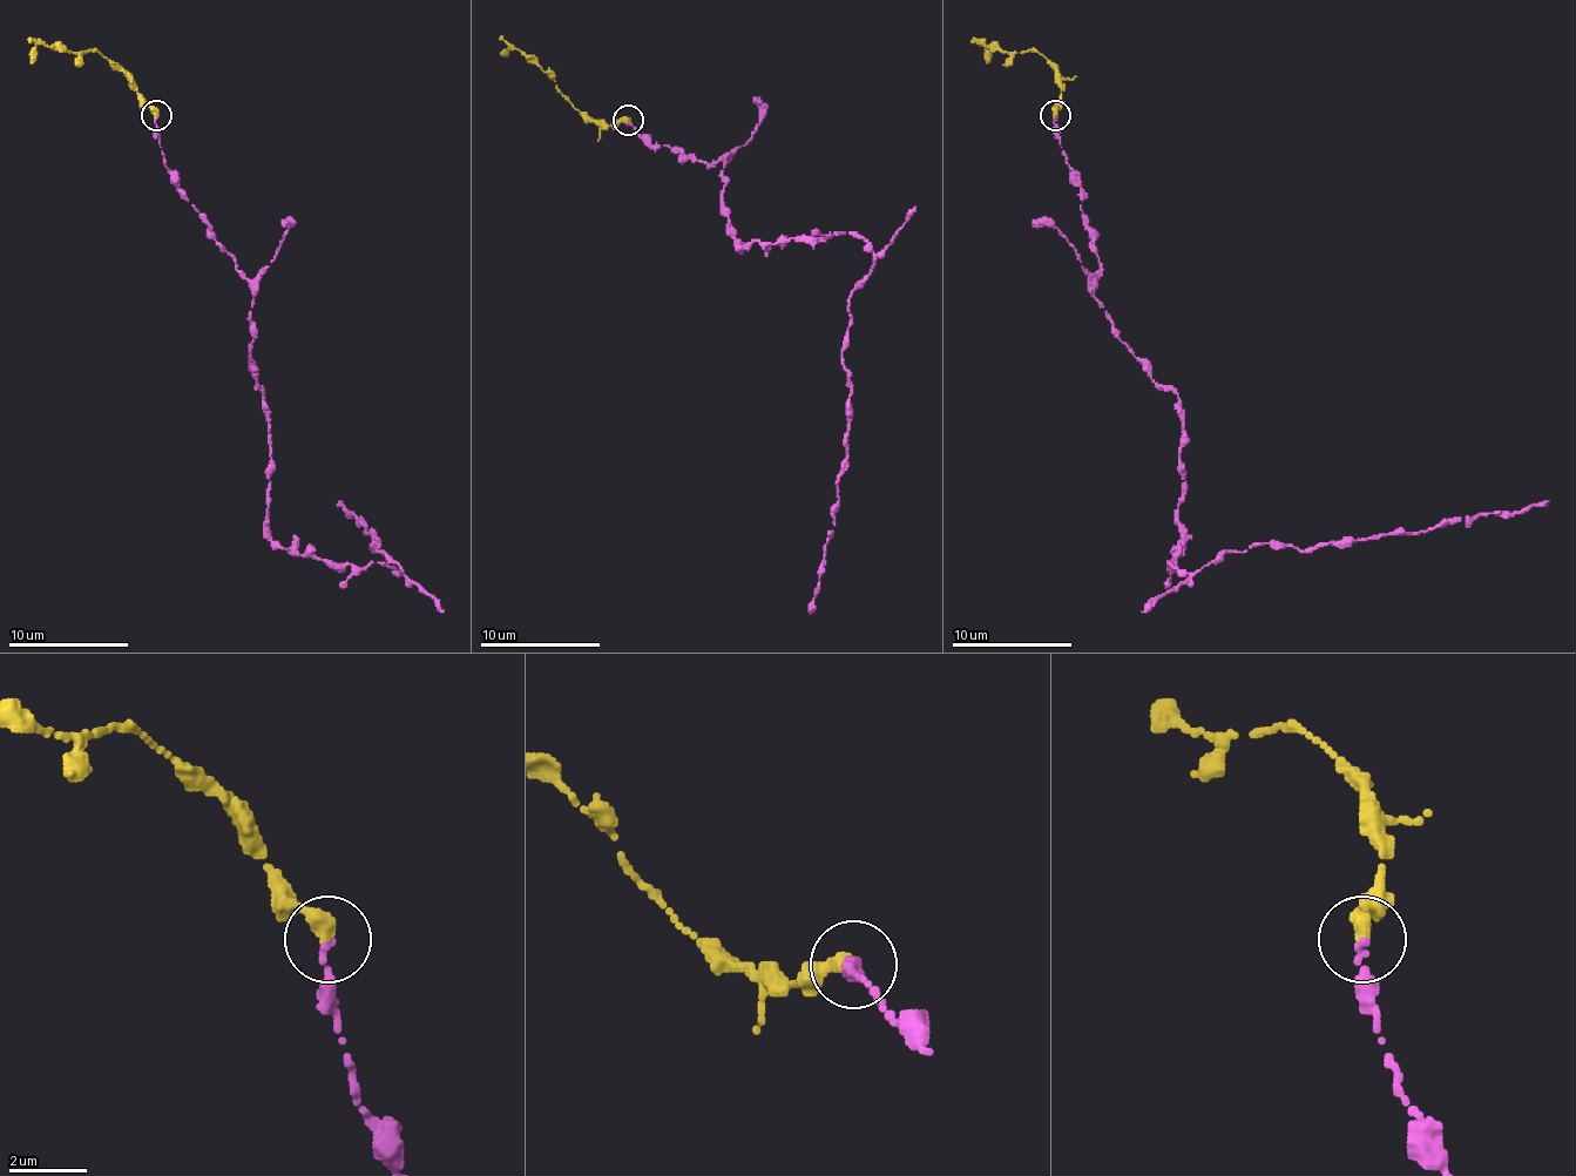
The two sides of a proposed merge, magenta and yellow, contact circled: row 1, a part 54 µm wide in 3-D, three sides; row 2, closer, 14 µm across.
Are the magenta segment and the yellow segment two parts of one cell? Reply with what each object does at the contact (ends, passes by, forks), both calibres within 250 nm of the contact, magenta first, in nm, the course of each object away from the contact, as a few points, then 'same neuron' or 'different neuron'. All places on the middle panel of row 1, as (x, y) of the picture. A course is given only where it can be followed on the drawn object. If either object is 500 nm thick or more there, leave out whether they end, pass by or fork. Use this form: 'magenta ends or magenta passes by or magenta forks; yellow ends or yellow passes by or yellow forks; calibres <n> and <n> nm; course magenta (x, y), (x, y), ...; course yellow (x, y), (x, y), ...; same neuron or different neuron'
magenta ends; yellow ends; calibres 190 and 420 nm; course magenta (629, 121), (724, 160), (742, 249), (867, 243), (811, 614); course yellow (629, 121), (599, 127), (572, 106), (542, 69), (518, 48), (504, 55); same neuron

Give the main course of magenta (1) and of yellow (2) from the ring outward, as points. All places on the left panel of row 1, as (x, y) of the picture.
1: (157, 116), (171, 182), (252, 292), (270, 538), (403, 574), (339, 501)
2: (157, 116), (127, 78), (100, 53), (70, 53), (46, 45), (34, 47), (32, 62)

